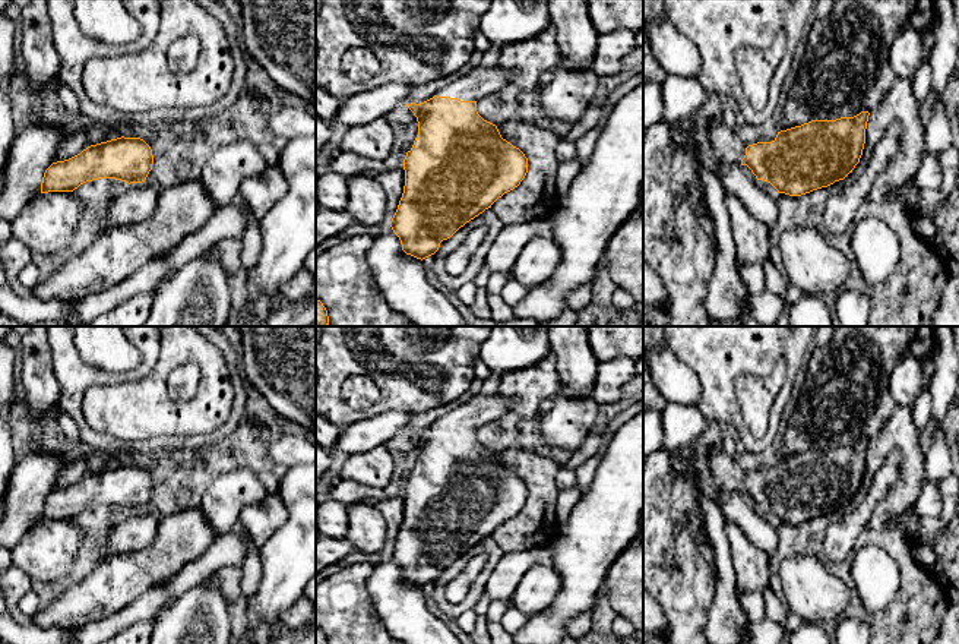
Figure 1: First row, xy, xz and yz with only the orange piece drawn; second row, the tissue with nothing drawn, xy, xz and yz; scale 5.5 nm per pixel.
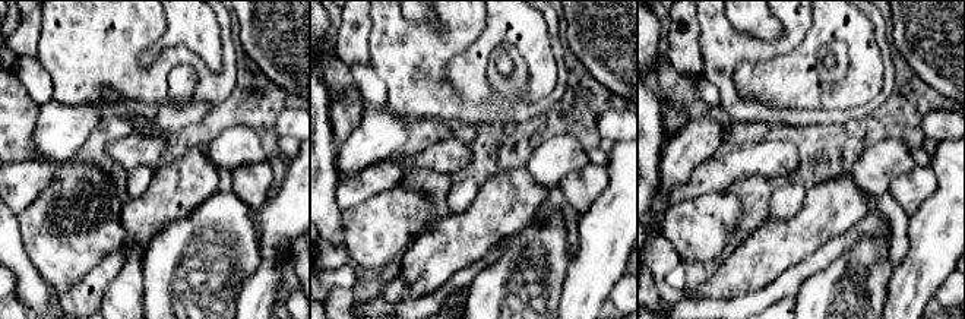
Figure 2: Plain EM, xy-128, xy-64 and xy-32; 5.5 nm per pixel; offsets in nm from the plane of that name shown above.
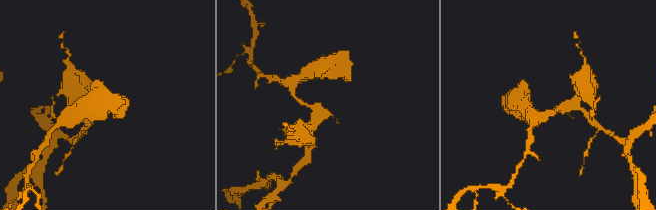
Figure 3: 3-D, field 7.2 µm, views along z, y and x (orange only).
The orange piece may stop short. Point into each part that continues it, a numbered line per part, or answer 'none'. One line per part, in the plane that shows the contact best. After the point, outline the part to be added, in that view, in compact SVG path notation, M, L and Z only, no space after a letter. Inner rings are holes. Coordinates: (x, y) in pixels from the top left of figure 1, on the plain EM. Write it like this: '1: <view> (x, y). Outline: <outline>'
1: xz (481, 409). Outline: M477 394L468 402L456 407L441 419L437 424L450 424L460 429L478 429L480 426L493 422L510 411L510 401L494 394Z

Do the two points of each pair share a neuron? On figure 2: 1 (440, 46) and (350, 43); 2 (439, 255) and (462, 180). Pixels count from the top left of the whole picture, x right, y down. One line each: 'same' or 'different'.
1: different
2: different

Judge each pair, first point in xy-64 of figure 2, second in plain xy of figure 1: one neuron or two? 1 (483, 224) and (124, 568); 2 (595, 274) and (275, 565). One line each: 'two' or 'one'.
1: one
2: one

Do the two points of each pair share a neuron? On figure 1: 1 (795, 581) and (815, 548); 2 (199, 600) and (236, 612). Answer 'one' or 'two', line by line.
1: two
2: two

